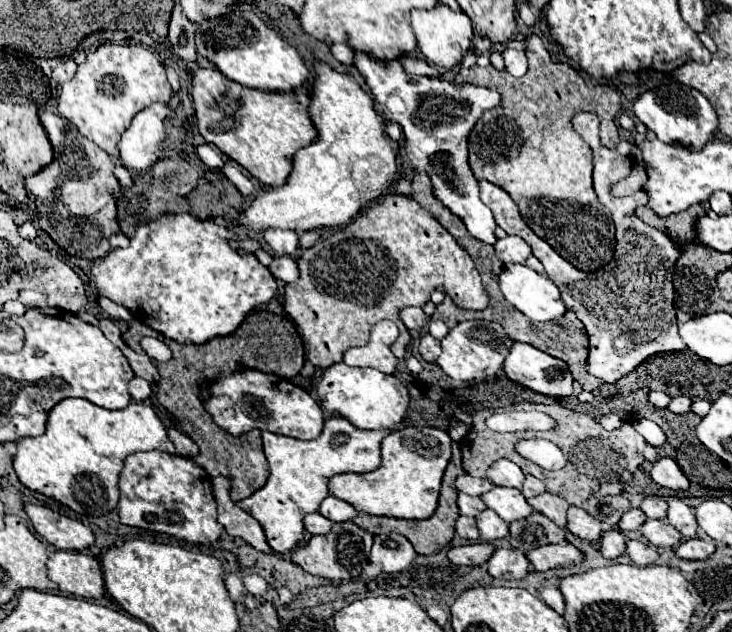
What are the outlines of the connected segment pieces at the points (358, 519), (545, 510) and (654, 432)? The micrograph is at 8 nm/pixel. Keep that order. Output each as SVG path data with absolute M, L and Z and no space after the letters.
M454 443L452 447L452 459L448 463L448 469L444 473L444 479L442 479L442 489L440 489L440 505L436 509L436 513L430 517L430 519L424 519L424 521L406 521L406 519L394 519L394 517L374 517L374 515L366 515L366 513L358 513L354 517L354 523L358 527L362 527L364 531L372 533L372 535L382 535L382 533L400 533L404 535L416 553L420 555L434 555L438 553L442 547L446 547L454 535L456 535L456 529L454 529L454 523L456 519L460 517L458 515L458 505L456 505L456 497L458 497L458 489L454 485L454 479L458 475L464 473L464 467L462 467L462 455L460 455L460 447L458 443Z
M542 493L538 497L528 499L528 503L532 505L534 511L546 515L548 519L552 519L558 527L566 527L566 511L570 507L570 503L560 497L560 495L552 495L552 493Z
M640 419L640 421L634 421L632 427L654 447L660 447L664 441L666 441L666 435L664 431L654 423L654 421L648 421L648 419Z

